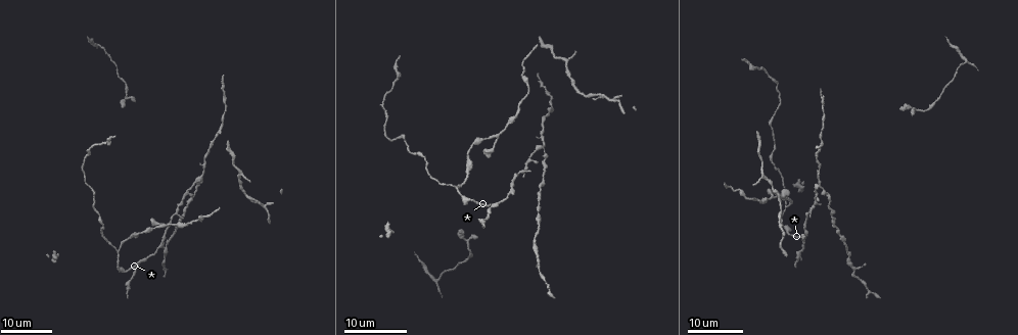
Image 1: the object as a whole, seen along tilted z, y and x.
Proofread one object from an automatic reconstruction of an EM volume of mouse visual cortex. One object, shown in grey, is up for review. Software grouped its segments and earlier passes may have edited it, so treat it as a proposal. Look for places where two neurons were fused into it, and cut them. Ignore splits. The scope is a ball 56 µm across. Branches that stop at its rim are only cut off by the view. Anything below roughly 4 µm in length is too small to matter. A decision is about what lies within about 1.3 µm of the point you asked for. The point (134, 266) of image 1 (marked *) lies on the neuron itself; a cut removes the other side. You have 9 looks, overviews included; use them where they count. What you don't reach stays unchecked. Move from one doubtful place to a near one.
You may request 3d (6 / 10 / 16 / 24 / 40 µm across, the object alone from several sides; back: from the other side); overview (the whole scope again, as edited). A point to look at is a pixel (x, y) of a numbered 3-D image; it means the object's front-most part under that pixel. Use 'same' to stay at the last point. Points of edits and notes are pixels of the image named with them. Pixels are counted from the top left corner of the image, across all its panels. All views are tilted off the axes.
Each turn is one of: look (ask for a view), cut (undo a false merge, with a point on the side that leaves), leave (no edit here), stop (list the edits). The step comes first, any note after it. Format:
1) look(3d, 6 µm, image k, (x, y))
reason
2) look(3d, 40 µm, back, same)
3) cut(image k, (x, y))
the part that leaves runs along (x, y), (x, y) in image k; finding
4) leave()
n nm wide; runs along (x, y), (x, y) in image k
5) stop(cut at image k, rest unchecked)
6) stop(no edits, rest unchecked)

look(3d, 16 µm, image 1, (509, 193))
two arms at a narrow angle

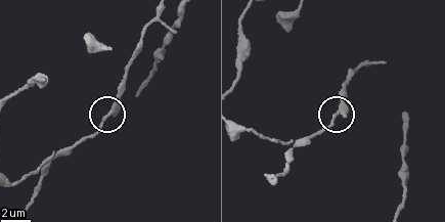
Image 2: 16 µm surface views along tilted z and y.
look(3d, 6 µm, image 2, (333, 115))

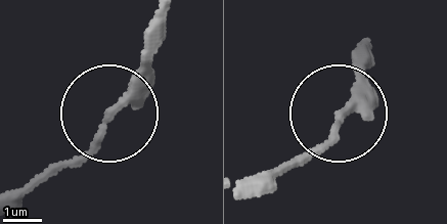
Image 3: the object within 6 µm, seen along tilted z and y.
look(3d, 6 µm, back, image 3, (340, 116))

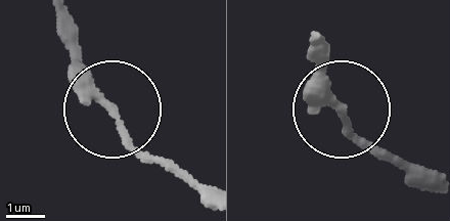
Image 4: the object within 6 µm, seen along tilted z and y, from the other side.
leave()
170 nm wide; continuous, no second neuron

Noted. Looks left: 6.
look(3d, 16 µm, image 1, (784, 208))
side arm on a straight run

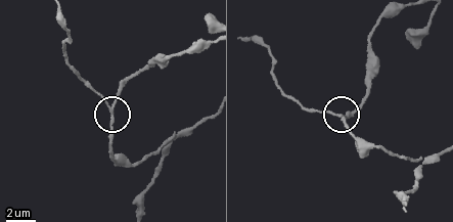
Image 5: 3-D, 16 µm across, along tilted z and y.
look(3d, 6 µm, image 5, (112, 104))

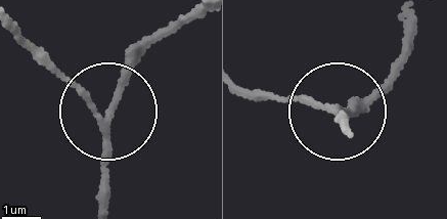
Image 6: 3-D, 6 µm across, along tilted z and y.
leave()
side arm 41 µm; runs along (103, 209), (101, 114), (19, 42) in image 6; all the same neuron

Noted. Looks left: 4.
look(3d, 16 µm, image 1, (488, 210))

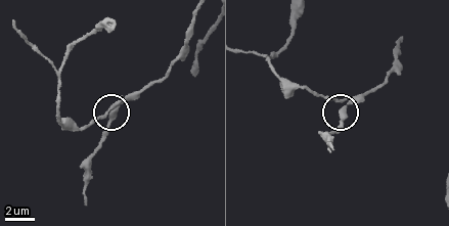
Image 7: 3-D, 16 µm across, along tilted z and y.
look(3d, 6 µm, image 7, (117, 106))

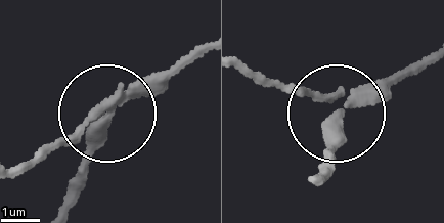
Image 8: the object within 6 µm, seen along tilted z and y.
look(3d, 6 µm, back, image 8, (111, 113))

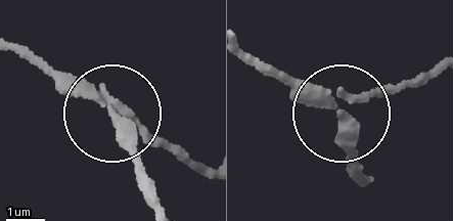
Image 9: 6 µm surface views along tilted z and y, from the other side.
leave()
side arm 8 µm; runs along (143, 132), (119, 113), (117, 136), (138, 182) in image 9; all the same neuron

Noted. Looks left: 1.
stop(no edits, rest unchecked)

